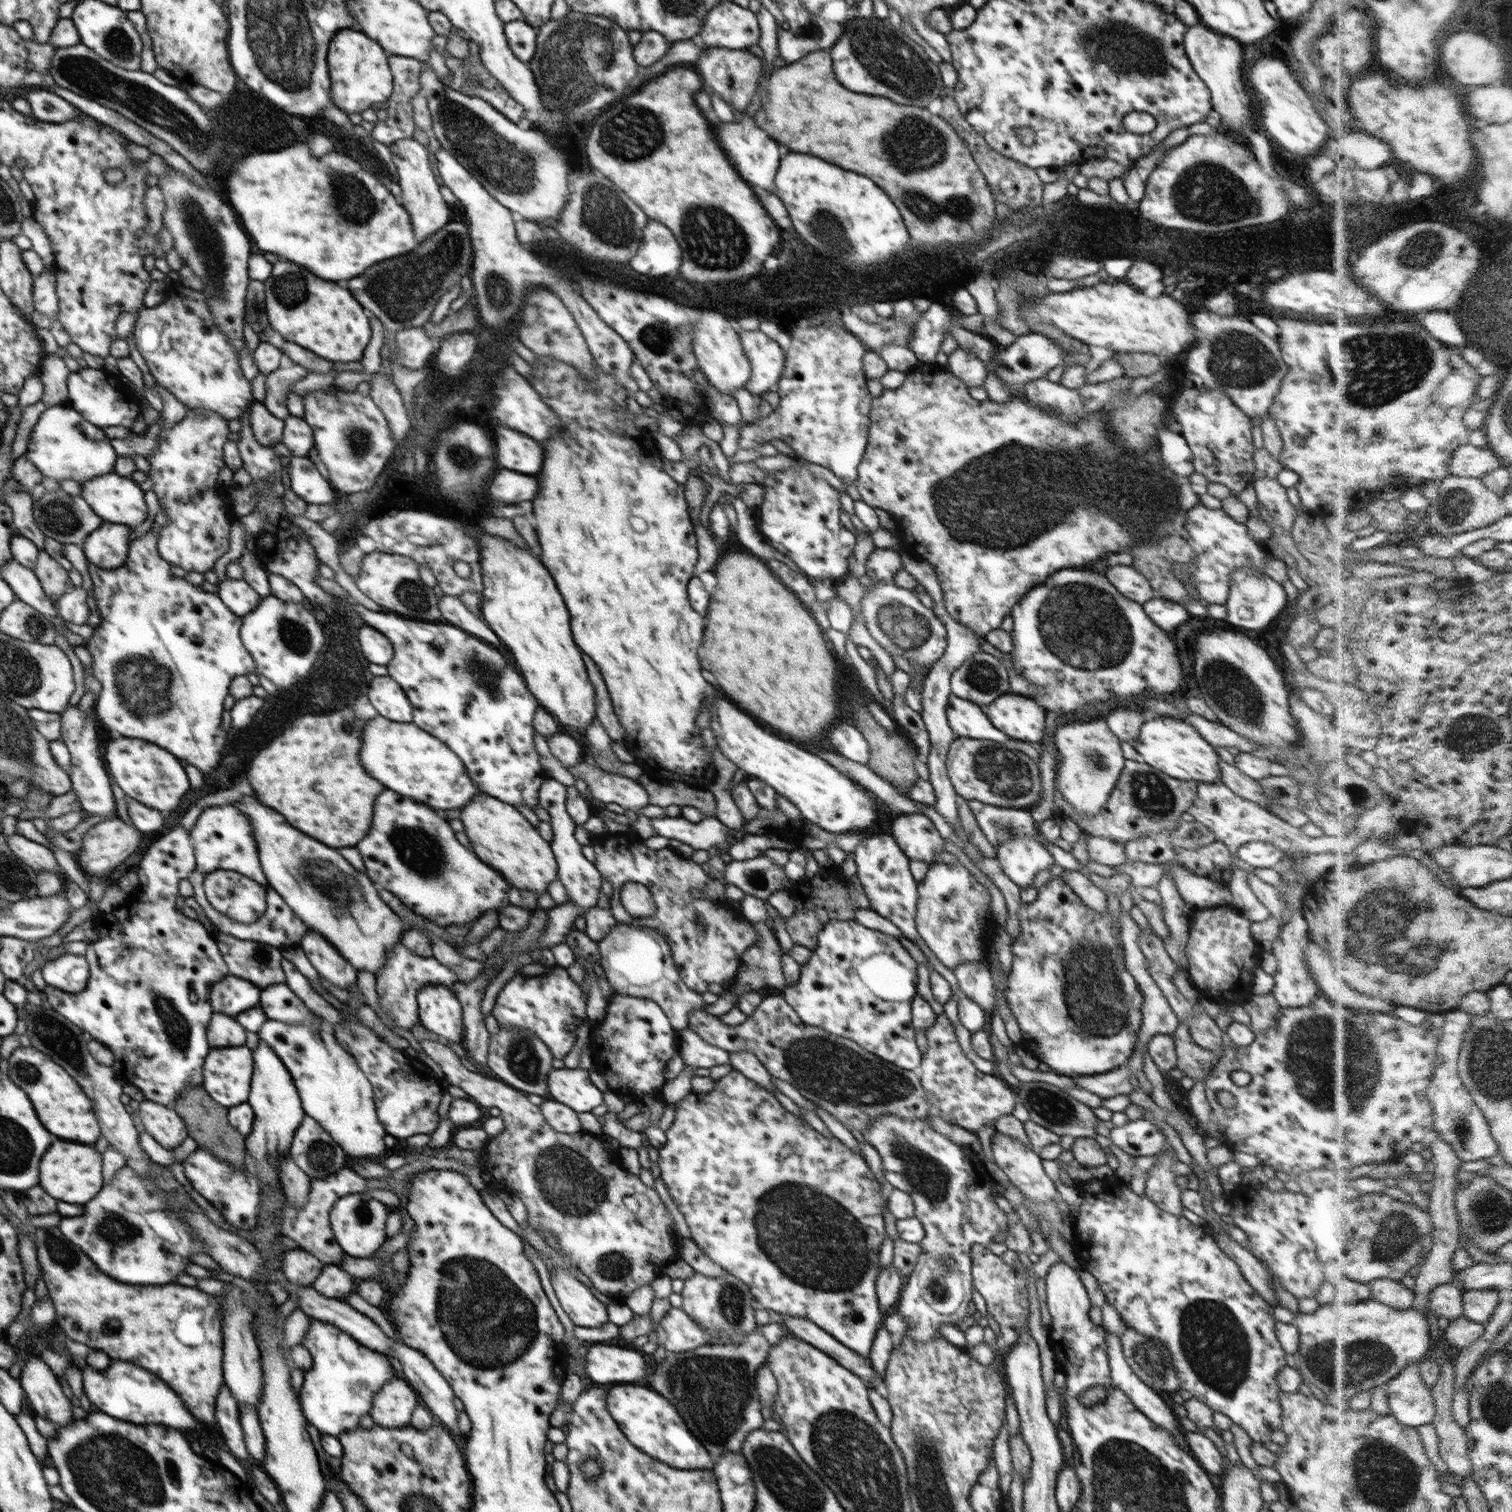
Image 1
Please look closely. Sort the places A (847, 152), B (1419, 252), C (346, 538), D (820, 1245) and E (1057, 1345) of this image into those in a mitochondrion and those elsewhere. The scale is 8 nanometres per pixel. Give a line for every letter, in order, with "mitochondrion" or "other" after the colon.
A: other
B: mitochondrion
C: other
D: mitochondrion
E: other

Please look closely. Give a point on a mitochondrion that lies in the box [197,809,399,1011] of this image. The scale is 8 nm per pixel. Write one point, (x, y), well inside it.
(315, 870)

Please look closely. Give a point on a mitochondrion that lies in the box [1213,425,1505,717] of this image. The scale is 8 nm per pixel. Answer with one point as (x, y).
(1454, 507)

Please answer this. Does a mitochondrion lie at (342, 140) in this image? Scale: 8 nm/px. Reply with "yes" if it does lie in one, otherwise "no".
no

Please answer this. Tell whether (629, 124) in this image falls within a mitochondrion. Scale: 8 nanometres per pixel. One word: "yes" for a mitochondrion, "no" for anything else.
yes

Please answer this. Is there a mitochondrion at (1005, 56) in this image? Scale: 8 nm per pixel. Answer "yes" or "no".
no

